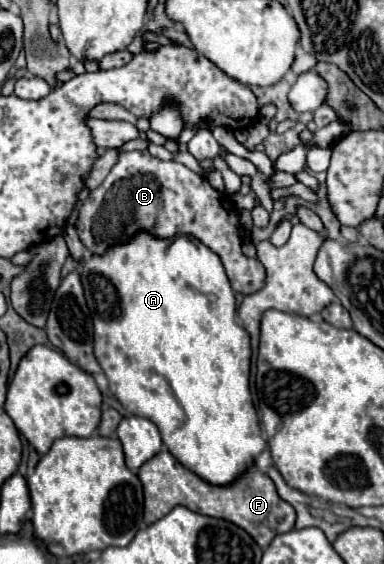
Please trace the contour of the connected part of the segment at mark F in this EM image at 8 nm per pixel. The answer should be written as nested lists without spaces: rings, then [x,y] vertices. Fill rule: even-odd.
[[[163,448],[159,454],[155,454],[151,460],[147,460],[139,468],[139,480],[143,484],[143,498],[145,498],[145,522],[153,524],[165,514],[169,514],[175,506],[185,506],[197,514],[213,516],[213,518],[223,518],[239,528],[245,528],[249,536],[261,546],[267,548],[269,542],[283,532],[293,530],[295,526],[295,510],[291,504],[279,498],[275,484],[271,478],[261,474],[257,468],[247,470],[237,482],[229,486],[213,486],[201,480],[197,474],[181,466],[175,456]],[[165,502],[165,506],[163,506]]]

